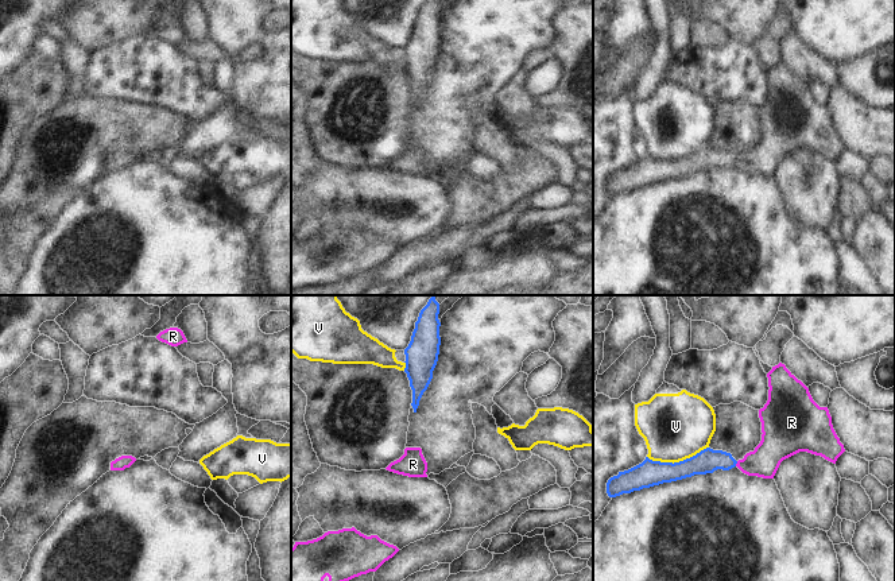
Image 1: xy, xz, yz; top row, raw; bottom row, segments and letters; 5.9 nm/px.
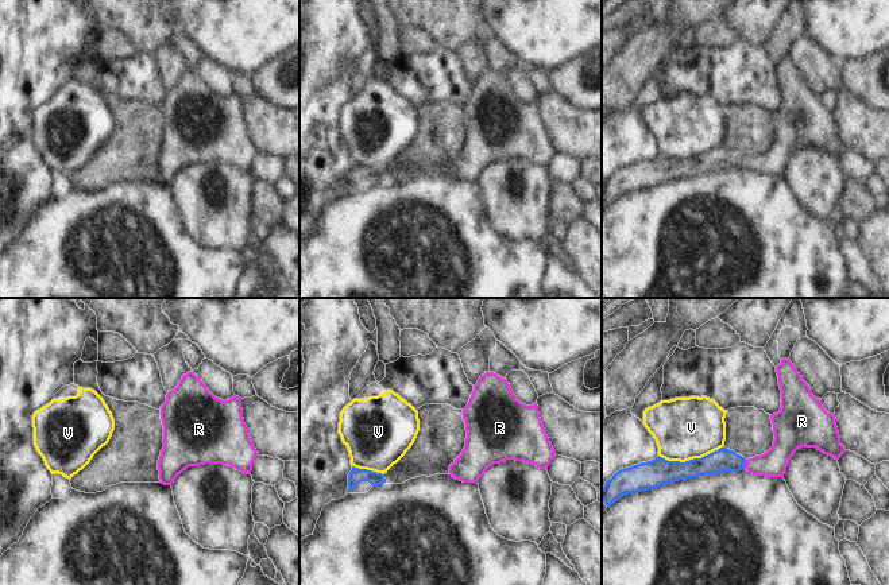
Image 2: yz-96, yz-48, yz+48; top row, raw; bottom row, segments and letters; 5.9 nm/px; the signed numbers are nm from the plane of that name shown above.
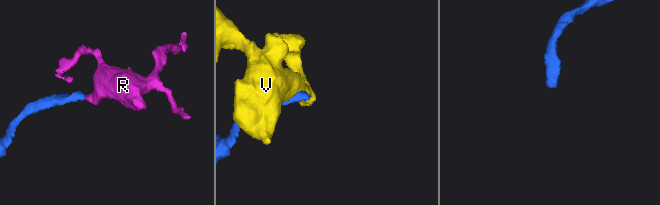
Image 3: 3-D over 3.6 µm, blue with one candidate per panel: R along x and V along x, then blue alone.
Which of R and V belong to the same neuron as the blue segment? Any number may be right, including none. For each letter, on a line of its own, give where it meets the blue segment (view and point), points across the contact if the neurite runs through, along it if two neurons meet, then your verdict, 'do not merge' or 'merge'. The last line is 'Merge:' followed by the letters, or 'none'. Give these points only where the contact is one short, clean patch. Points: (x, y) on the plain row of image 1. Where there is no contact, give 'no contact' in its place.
R: yz (736, 161) | across yz (706, 159), (736, 161), (759, 161), (774, 146) | merge
V: yz (677, 161) | along yz (708, 144), (673, 161), (653, 159), (647, 155) | do not merge
Merge: R

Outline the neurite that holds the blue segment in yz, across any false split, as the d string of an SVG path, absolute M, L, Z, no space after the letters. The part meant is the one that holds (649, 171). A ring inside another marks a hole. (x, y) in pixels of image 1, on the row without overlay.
M779 61L767 71L768 98L759 108L762 139L736 159L731 151L706 146L679 160L646 158L607 181L607 191L616 195L643 186L671 181L694 173L729 169L737 164L748 174L774 177L780 160L799 150L821 154L836 162L845 150L840 140L828 105L820 105L809 86L784 62Z

